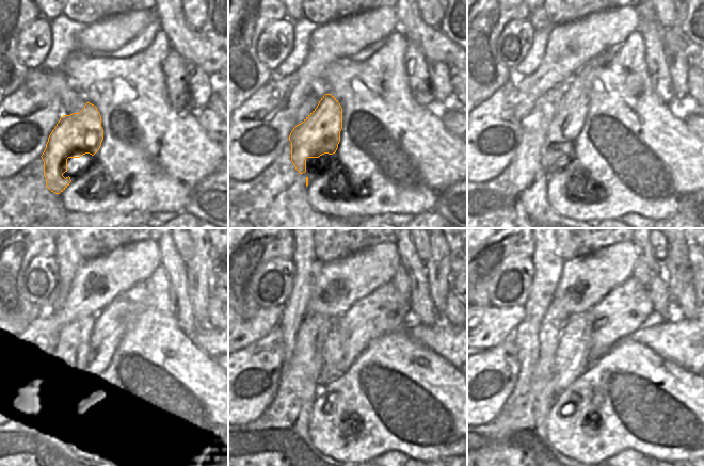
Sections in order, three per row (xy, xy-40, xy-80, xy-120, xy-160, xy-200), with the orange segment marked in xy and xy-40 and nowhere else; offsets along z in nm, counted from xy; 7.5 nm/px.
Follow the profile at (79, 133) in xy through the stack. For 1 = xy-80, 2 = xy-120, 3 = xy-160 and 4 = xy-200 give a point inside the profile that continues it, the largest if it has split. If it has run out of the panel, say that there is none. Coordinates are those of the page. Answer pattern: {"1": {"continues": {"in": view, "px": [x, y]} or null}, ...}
{"1": {"continues": {"in": "xy-80", "px": [565, 126]}}, "2": {"continues": {"in": "xy-120", "px": [111, 323]}}, "3": {"continues": {"in": "xy-160", "px": [384, 310]}}, "4": {"continues": {"in": "xy-200", "px": [625, 309]}}}

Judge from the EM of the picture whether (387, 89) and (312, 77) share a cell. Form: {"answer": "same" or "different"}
{"answer": "different"}

